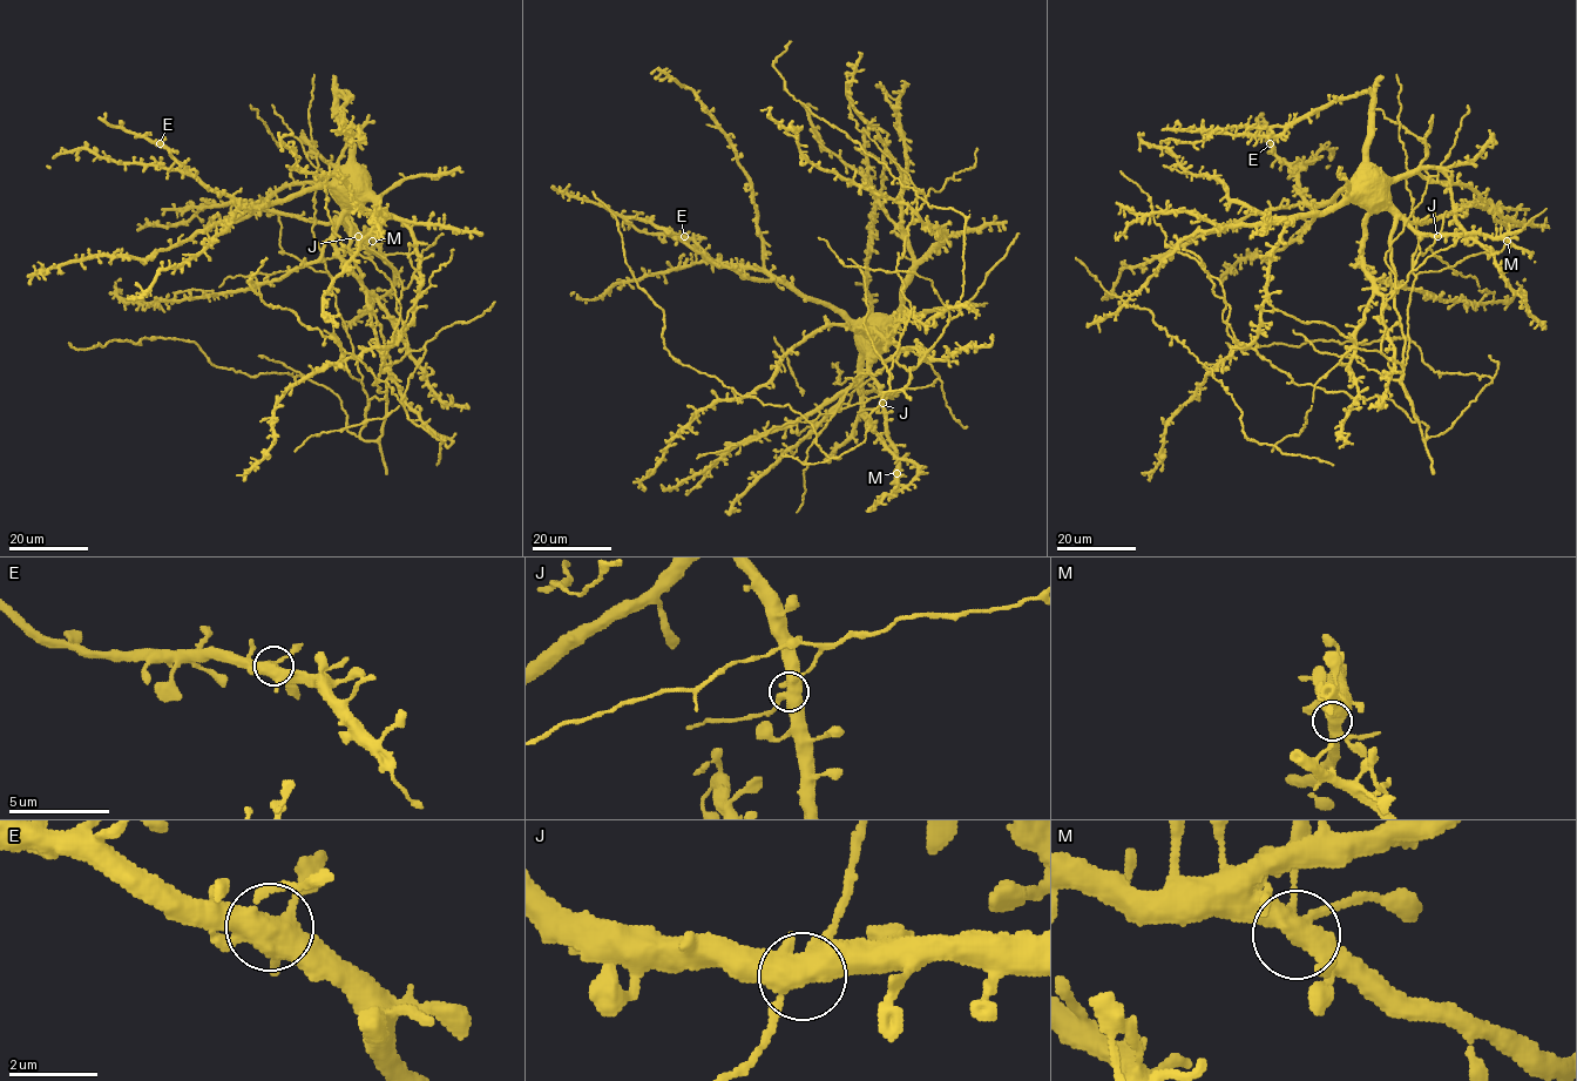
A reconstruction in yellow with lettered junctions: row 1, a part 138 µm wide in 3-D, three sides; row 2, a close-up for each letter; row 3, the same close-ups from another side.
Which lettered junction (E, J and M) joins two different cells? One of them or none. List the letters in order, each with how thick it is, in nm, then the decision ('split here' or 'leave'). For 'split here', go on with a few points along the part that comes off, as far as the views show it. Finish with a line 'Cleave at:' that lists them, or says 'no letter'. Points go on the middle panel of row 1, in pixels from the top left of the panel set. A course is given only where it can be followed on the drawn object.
E: 480 nm | leave
J: 500 nm | leave
M: 440 nm | leave
Cleave at: no letter

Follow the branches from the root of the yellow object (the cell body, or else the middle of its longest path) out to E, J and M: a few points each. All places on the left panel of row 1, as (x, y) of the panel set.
E: (385, 379), (390, 360), (381, 325), (333, 190), (315, 187), (245, 205), (208, 189), (160, 143)
J: (385, 379), (390, 360), (381, 325), (349, 249), (350, 225), (345, 218), (358, 237)
M: (385, 379), (390, 360), (381, 325), (349, 249), (350, 225), (345, 218), (357, 235), (369, 234), (372, 241)

